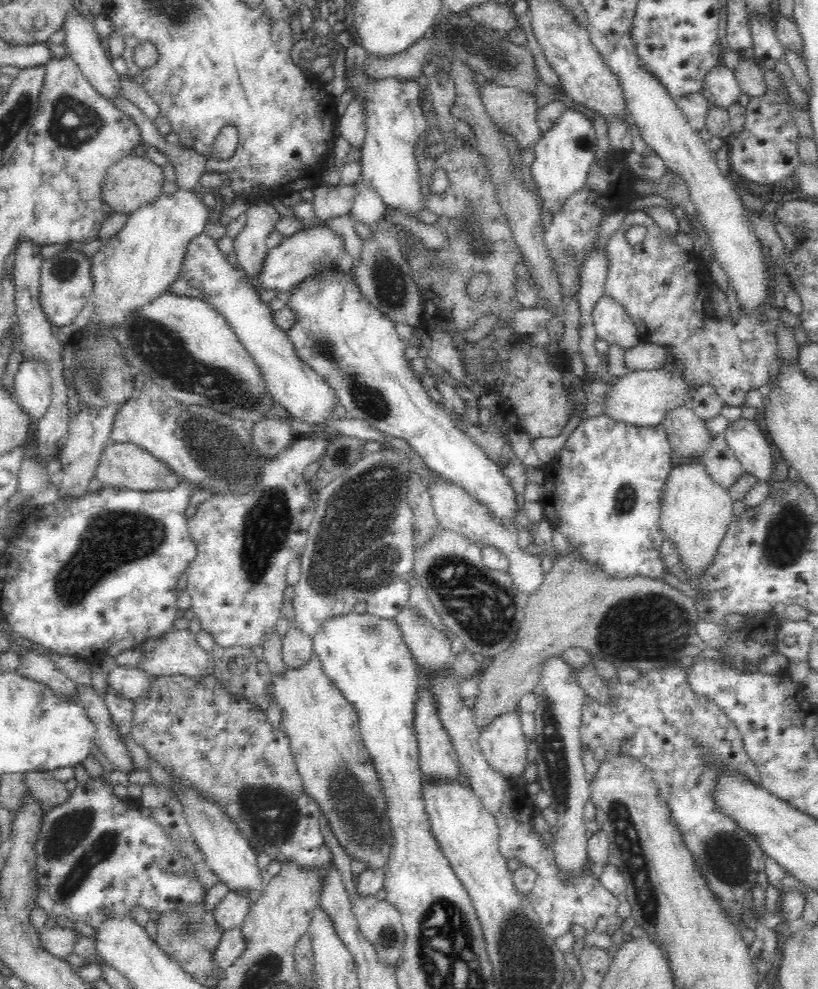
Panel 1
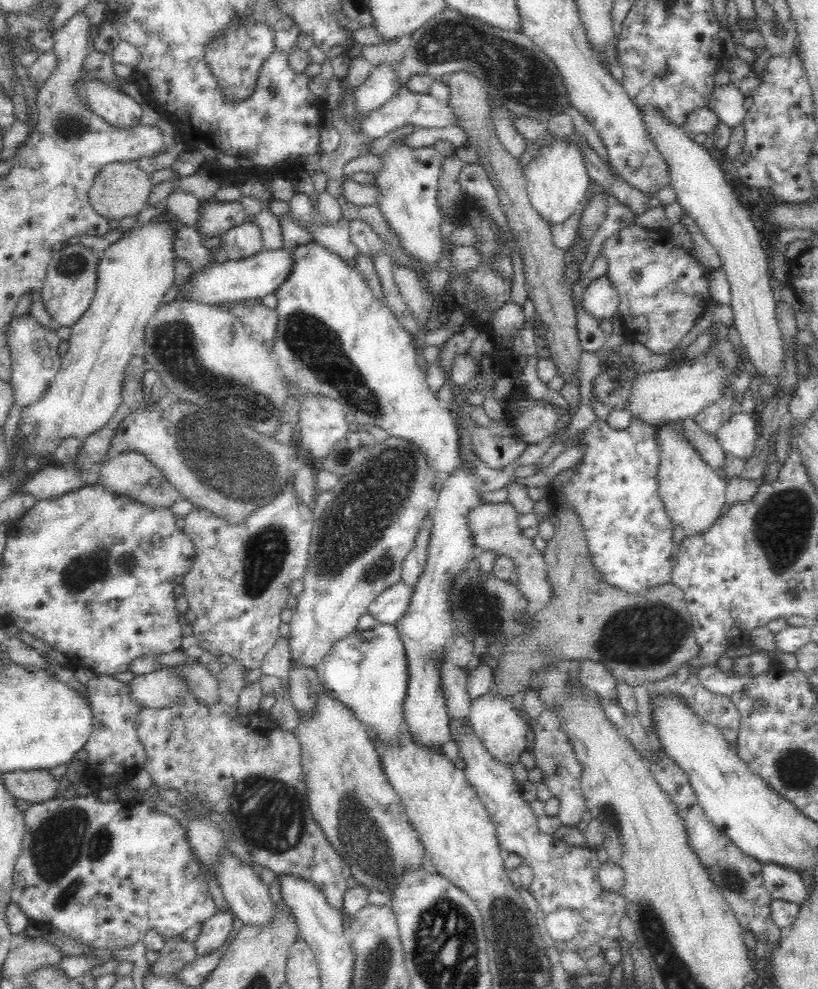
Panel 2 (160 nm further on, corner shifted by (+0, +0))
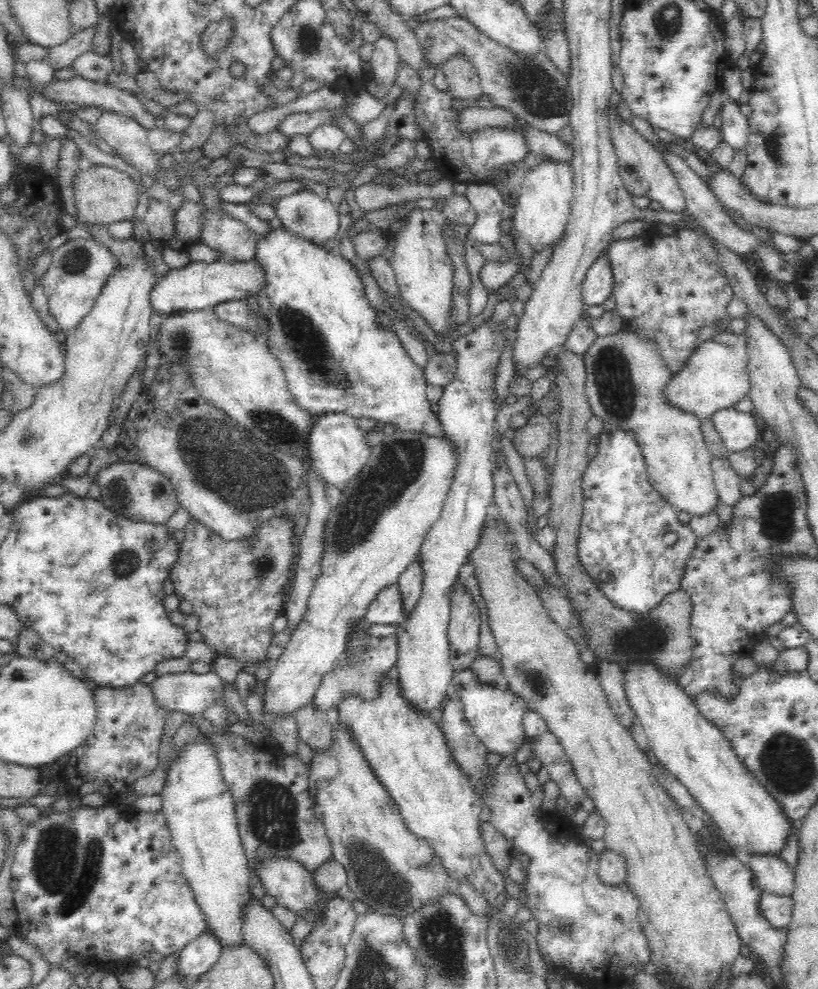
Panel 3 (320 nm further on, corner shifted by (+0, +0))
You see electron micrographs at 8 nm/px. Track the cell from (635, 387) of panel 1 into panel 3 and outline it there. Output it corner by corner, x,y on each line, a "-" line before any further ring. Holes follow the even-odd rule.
718,332
700,343
686,359
682,370
662,388
662,398
674,409
693,415
698,420
712,417
716,412
734,407
749,396
750,380
746,371
747,354
742,334

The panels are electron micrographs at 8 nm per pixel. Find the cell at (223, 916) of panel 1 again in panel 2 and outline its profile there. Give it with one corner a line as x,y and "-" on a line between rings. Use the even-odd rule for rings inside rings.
230,907
226,910
217,909
217,912
203,923
201,932
196,938
198,939
196,946
198,956
218,948
218,945
228,940
228,936
234,930
236,917
237,915

